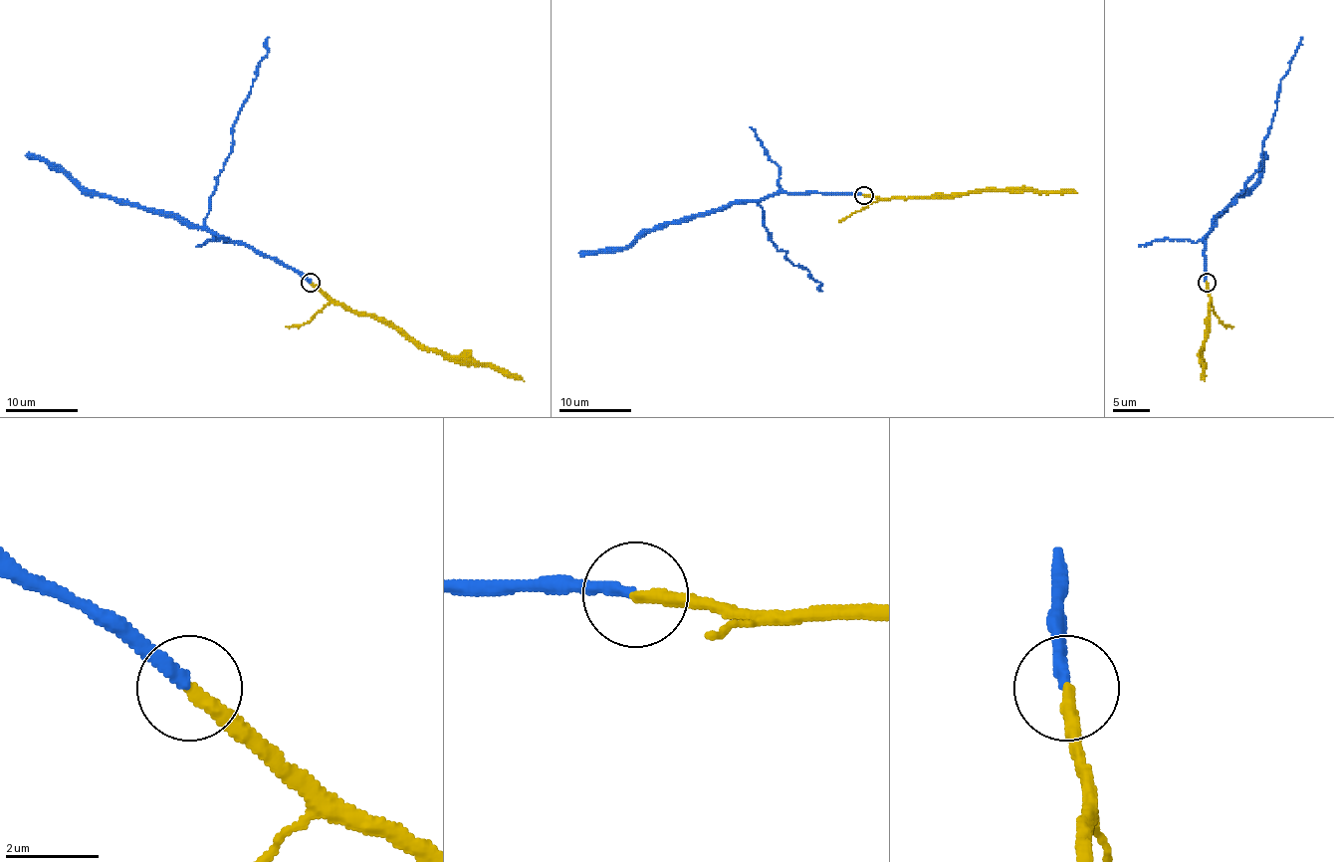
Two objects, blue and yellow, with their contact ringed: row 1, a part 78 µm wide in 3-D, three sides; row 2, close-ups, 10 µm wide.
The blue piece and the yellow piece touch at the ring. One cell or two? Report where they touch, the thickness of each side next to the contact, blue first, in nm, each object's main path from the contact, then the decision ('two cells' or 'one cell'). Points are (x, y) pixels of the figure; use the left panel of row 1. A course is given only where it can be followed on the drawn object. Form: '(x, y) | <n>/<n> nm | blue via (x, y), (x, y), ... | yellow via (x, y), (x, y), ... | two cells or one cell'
(311, 283) | 260/300 nm | blue via (311, 283), (205, 226), (232, 126), (269, 37) | yellow via (311, 283), (352, 310), (383, 318), (429, 348), (467, 361), (495, 364), (517, 373), (524, 381) | one cell

